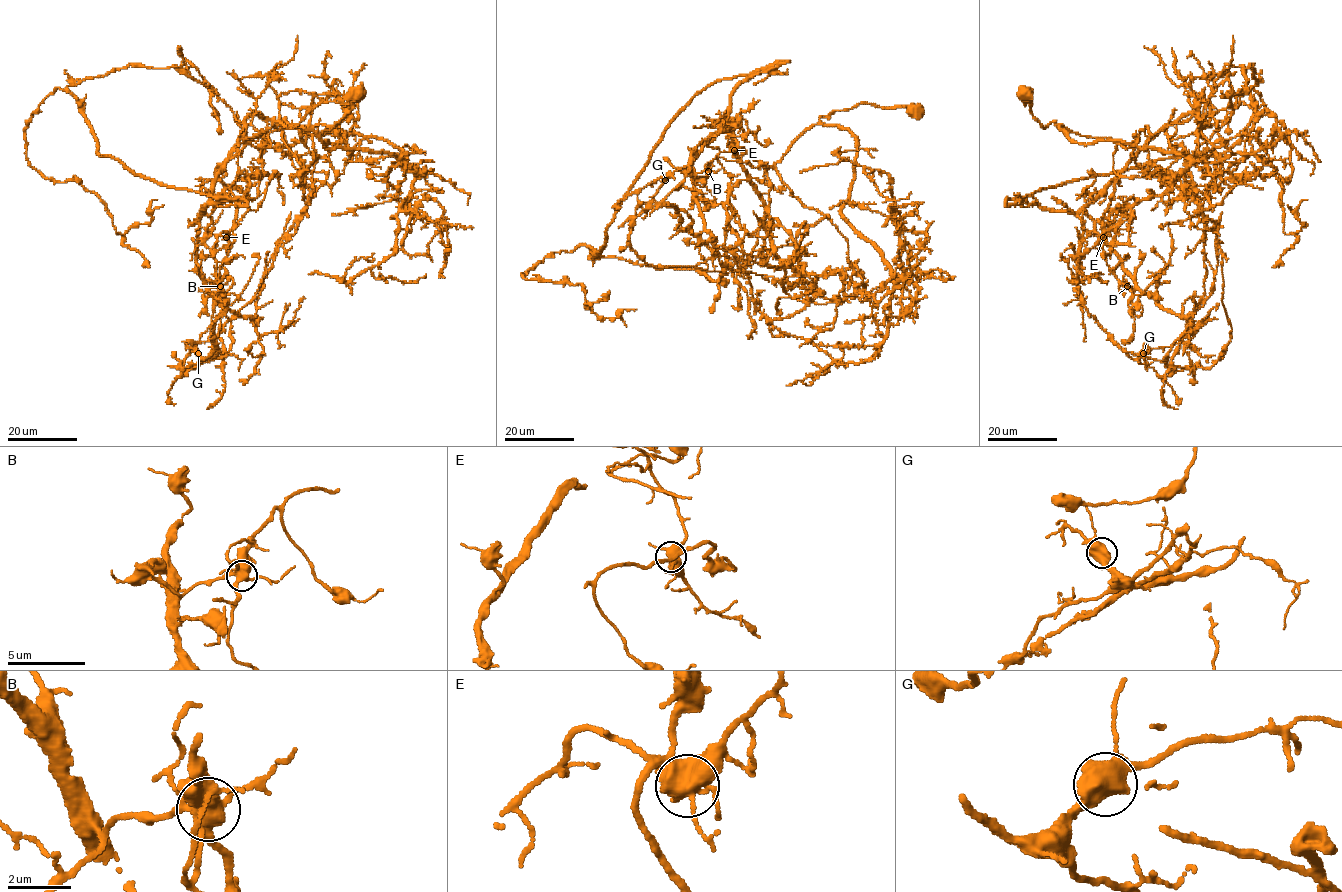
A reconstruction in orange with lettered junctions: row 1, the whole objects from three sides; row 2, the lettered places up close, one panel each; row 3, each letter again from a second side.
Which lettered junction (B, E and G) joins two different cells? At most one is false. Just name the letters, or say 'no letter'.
B

